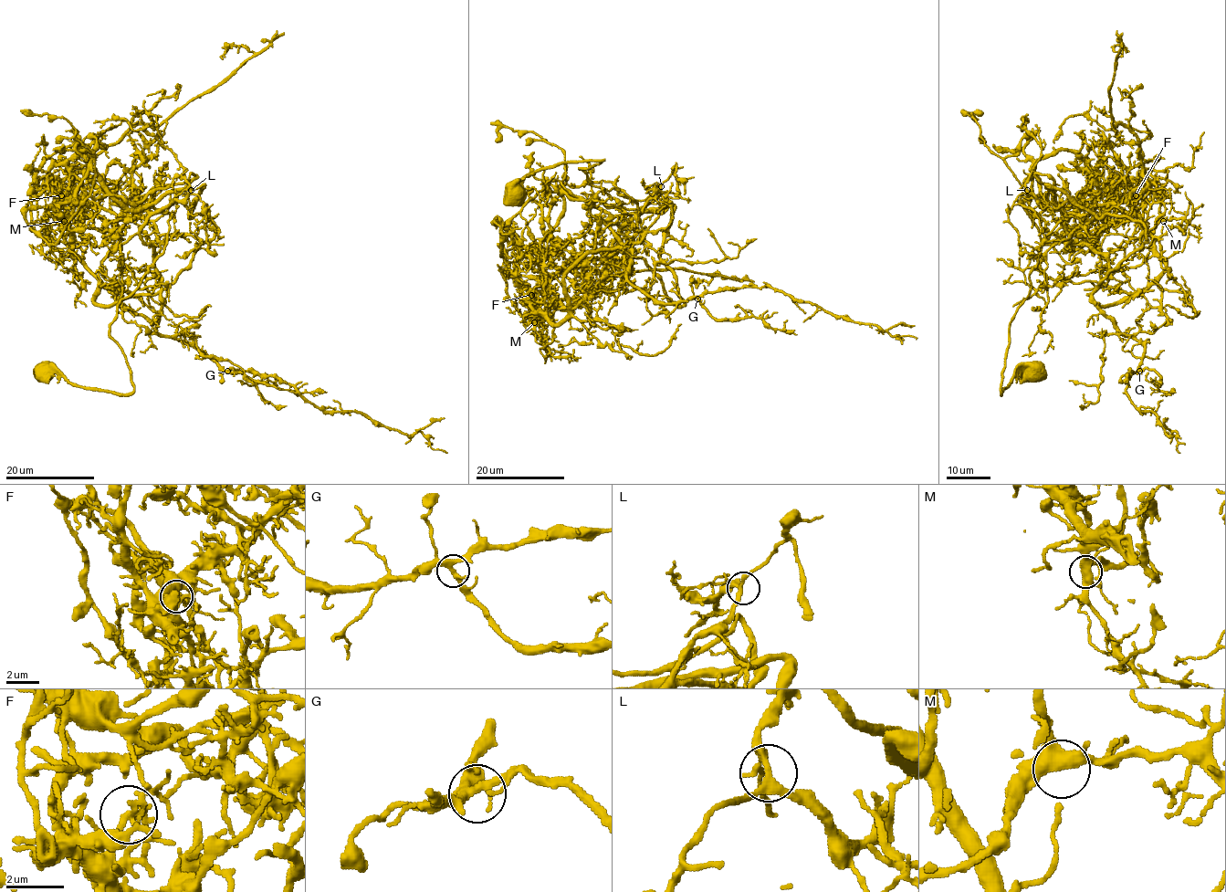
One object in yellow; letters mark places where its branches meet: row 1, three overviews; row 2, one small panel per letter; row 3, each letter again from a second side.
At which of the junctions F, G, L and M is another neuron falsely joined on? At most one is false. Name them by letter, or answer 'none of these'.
F

